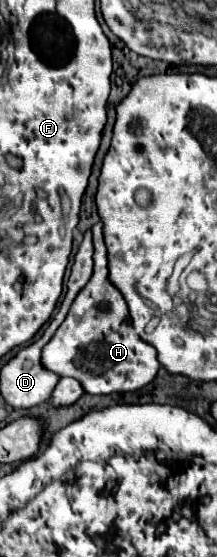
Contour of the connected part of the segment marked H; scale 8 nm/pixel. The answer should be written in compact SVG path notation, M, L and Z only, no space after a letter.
M100 222L92 228L92 234L94 274L76 296L66 320L42 350L42 366L58 376L76 378L86 394L136 392L154 380L160 364L156 360L154 348L138 340L138 334L134 332L134 328L130 328L126 302L108 280L108 260Z

